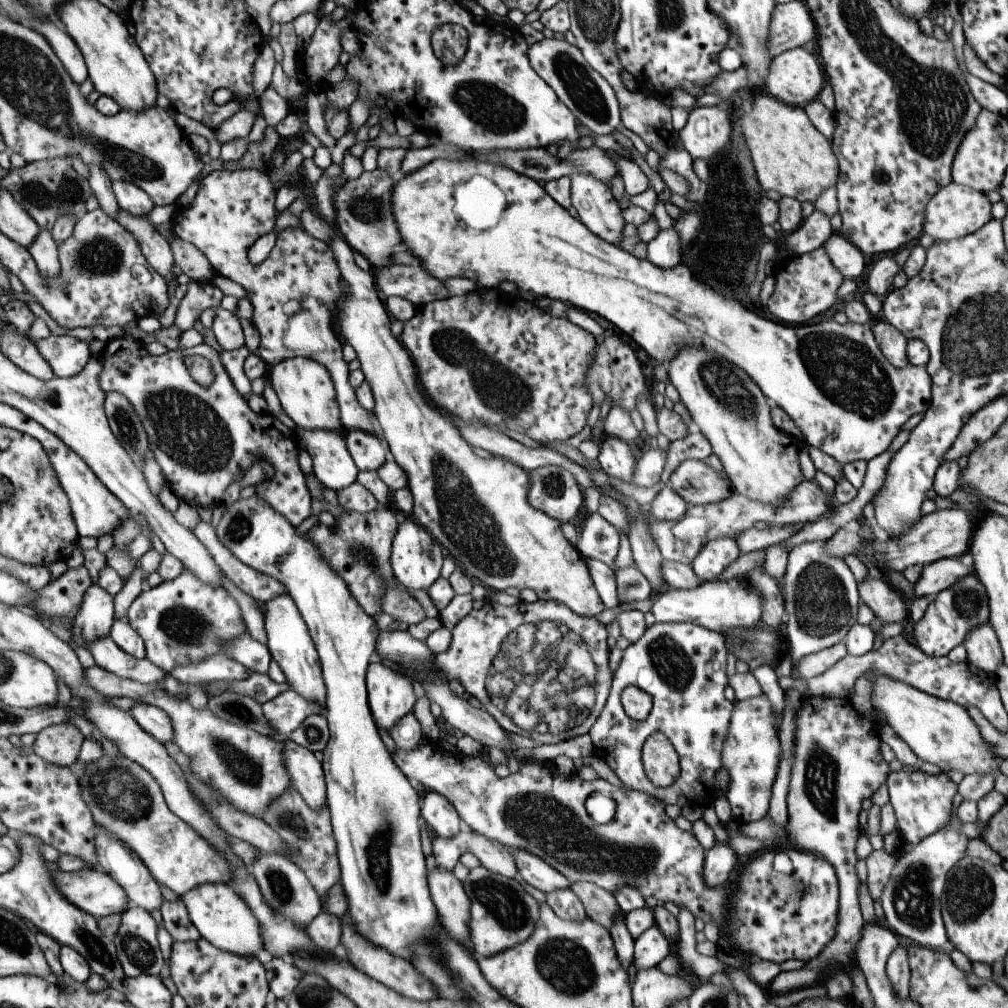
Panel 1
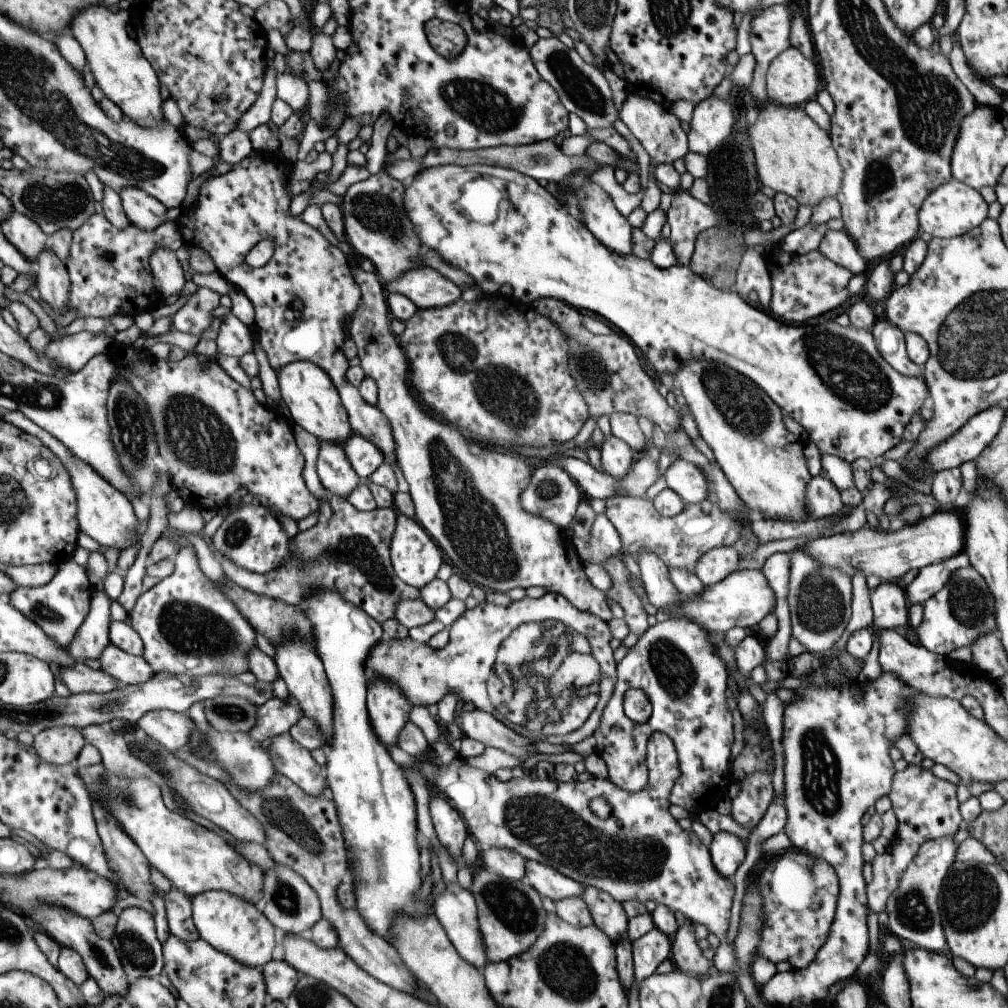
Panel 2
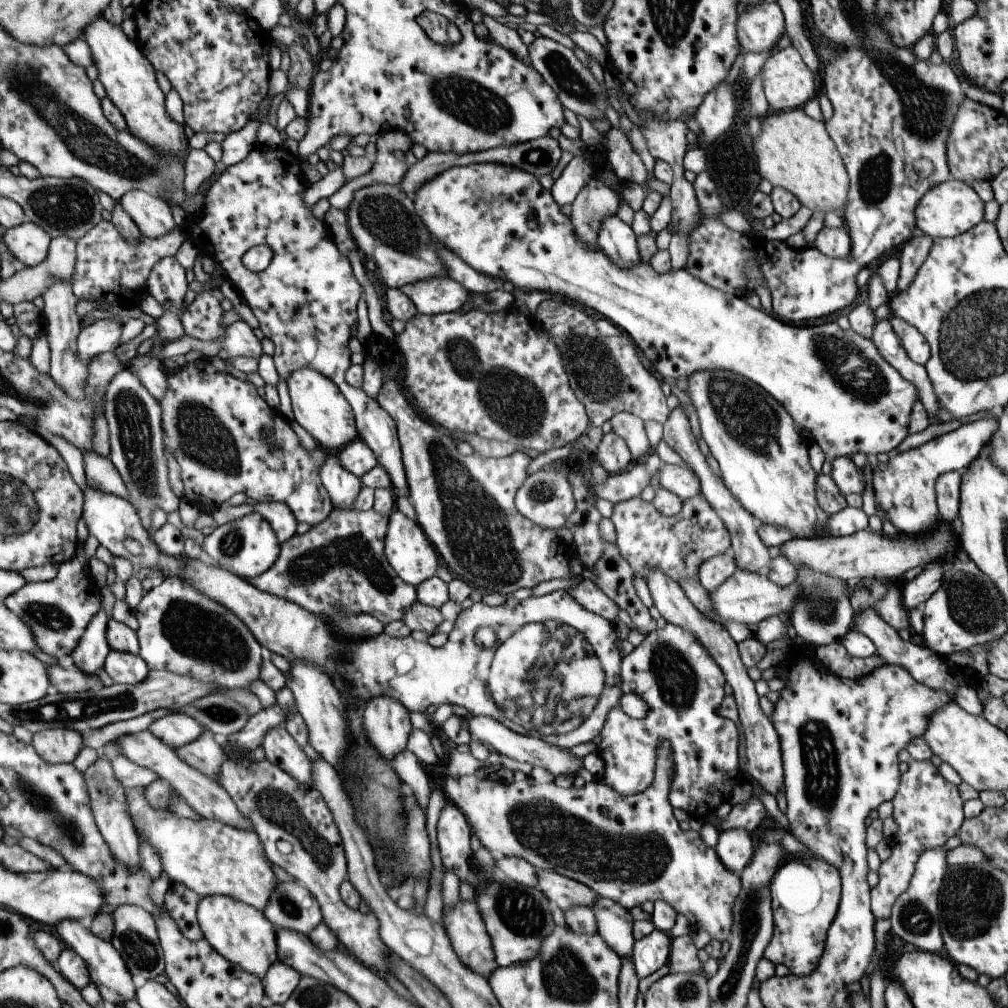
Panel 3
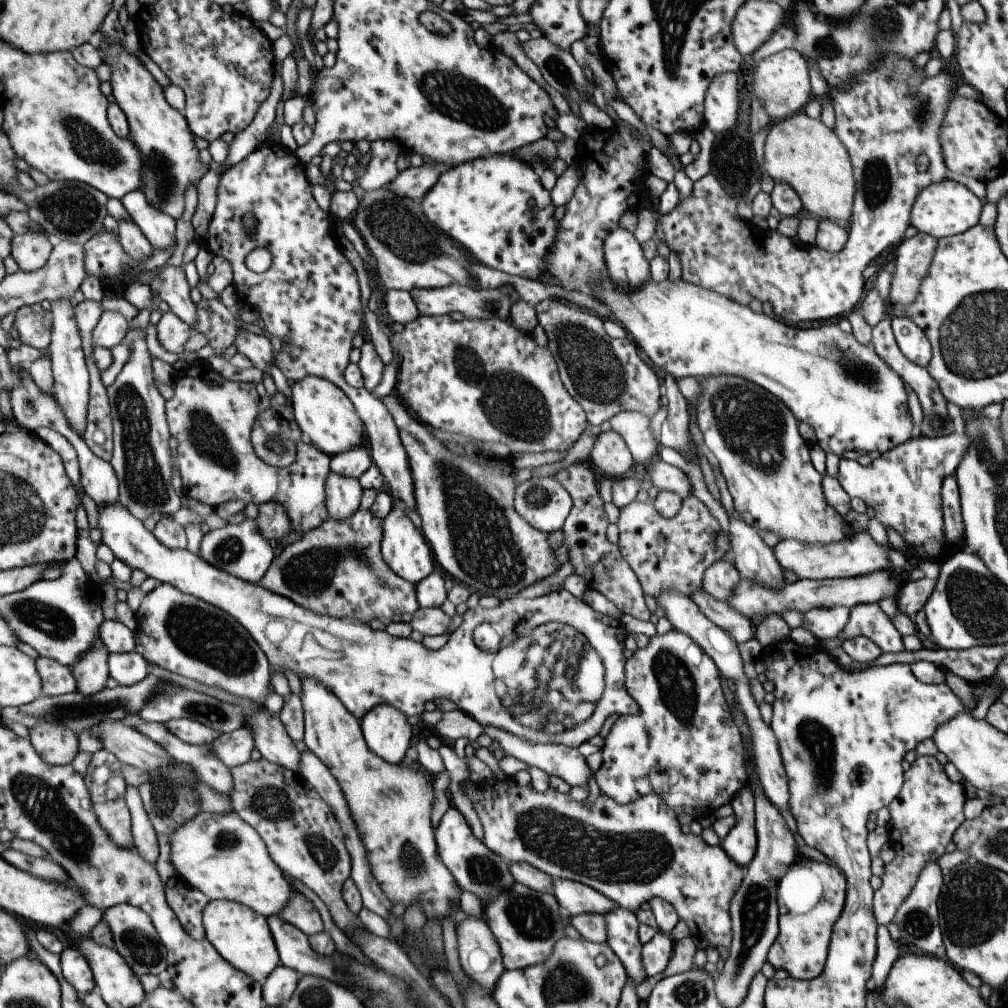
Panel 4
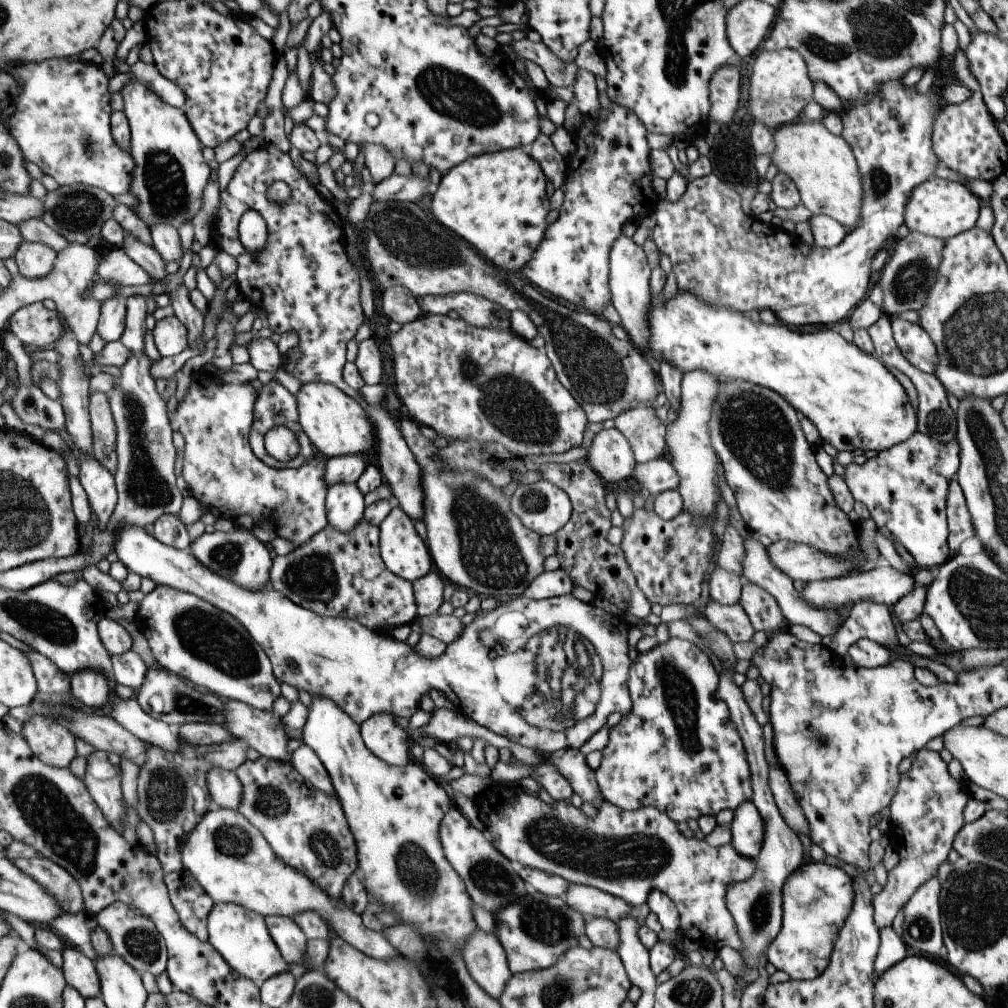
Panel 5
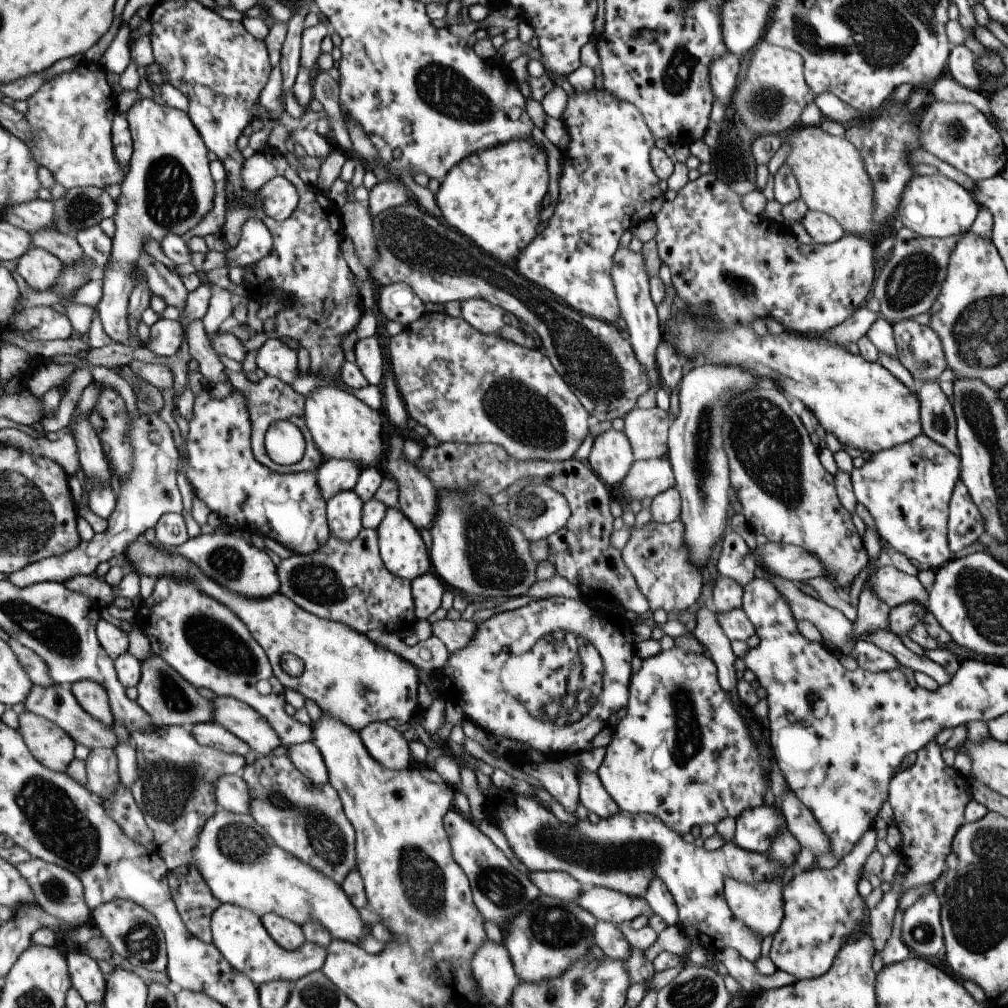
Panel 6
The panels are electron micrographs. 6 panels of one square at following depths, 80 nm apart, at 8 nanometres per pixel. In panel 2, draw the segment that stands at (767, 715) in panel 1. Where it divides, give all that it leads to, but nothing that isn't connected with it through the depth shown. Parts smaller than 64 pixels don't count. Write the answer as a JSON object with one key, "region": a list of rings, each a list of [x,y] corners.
{"region":[[[767,773],[748,774],[740,782],[740,793],[732,798],[729,816],[742,827],[757,826],[773,798],[771,775]]]}

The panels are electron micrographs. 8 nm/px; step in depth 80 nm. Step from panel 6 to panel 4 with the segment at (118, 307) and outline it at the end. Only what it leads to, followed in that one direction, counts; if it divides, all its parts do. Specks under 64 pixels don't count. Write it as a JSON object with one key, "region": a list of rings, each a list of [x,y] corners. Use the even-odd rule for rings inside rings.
{"region":[[[94,35],[92,43],[96,46],[97,50],[102,54],[102,63],[111,65],[111,77],[108,80],[110,82],[111,93],[115,99],[115,104],[123,111],[123,114],[126,116],[128,122],[128,138],[131,142],[137,147],[139,151],[140,158],[140,191],[145,195],[145,200],[155,207],[155,210],[161,211],[162,213],[166,213],[172,215],[173,218],[179,218],[181,216],[181,212],[183,212],[183,192],[187,190],[187,186],[191,186],[191,184],[196,185],[198,180],[204,176],[204,174],[208,171],[209,166],[204,165],[199,161],[197,157],[197,148],[195,147],[195,142],[193,141],[192,132],[189,130],[187,126],[187,121],[185,117],[181,115],[177,110],[171,108],[169,104],[163,99],[162,88],[155,82],[153,77],[149,71],[142,65],[140,60],[135,56],[130,56],[123,49],[121,43],[117,45],[113,45],[108,47],[105,43],[102,42],[102,37]],[[101,311],[99,320],[92,330],[92,348],[95,345],[110,349],[122,342],[123,335],[126,333],[128,321],[113,311]]]}

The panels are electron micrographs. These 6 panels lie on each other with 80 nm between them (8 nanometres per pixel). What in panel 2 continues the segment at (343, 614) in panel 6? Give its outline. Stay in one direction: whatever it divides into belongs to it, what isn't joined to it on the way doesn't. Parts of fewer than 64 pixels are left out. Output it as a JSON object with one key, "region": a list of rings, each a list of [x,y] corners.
{"region":[[[327,495],[332,510],[327,520],[317,520],[309,529],[298,531],[290,538],[290,561],[265,573],[252,573],[221,556],[210,546],[210,537],[201,530],[200,535],[220,563],[225,578],[242,589],[258,595],[274,598],[301,608],[306,595],[314,587],[333,587],[346,601],[360,608],[379,624],[394,618],[398,601],[419,598],[418,589],[406,585],[394,575],[388,546],[394,529],[397,512],[394,508],[358,511],[345,499]]]}

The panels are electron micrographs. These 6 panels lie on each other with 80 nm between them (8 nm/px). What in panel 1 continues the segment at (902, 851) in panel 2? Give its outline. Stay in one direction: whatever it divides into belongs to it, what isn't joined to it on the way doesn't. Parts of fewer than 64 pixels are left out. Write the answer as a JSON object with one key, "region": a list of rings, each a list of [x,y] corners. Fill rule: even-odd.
{"region":[[[900,769],[886,776],[885,785],[903,848],[912,849],[922,838],[942,829],[950,821],[952,798],[958,790],[945,772],[930,775],[922,771]],[[872,851],[866,860],[867,878],[865,886],[873,903],[877,904],[883,887],[889,878],[893,865],[899,855],[890,855],[887,852]]]}

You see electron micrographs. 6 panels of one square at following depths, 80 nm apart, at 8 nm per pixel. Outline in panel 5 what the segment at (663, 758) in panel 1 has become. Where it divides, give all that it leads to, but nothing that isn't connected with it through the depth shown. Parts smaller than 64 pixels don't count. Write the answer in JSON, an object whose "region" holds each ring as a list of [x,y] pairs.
{"region":[[[507,784],[504,788],[493,787],[487,795],[481,795],[475,798],[475,806],[478,811],[478,818],[482,822],[483,826],[489,832],[493,846],[510,861],[517,862],[517,866],[529,867],[537,869],[549,874],[556,874],[558,877],[564,878],[567,882],[573,883],[574,885],[587,885],[590,887],[598,888],[603,892],[609,893],[610,895],[622,898],[625,902],[628,902],[631,906],[640,906],[643,902],[646,902],[646,896],[648,891],[657,889],[662,893],[665,893],[671,902],[675,905],[678,910],[679,926],[677,930],[681,934],[681,938],[689,939],[690,941],[696,942],[702,946],[712,947],[717,952],[723,945],[730,946],[733,950],[741,951],[742,942],[740,941],[734,920],[730,916],[730,912],[727,910],[725,904],[725,889],[729,883],[737,881],[747,880],[753,873],[755,863],[750,858],[741,856],[731,845],[721,845],[718,847],[709,846],[704,840],[698,841],[695,838],[687,839],[681,834],[681,827],[677,826],[670,818],[667,818],[665,814],[659,812],[653,807],[641,807],[636,811],[626,811],[616,807],[609,801],[600,805],[597,809],[595,818],[587,818],[581,809],[577,809],[571,805],[569,800],[567,801],[555,801],[555,806],[549,806],[545,802],[541,801],[538,796],[531,794],[521,788],[518,784]]]}

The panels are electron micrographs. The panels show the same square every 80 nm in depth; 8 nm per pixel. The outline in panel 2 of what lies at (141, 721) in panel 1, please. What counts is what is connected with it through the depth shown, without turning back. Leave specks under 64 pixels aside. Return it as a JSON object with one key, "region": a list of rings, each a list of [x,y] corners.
{"region":[[[170,710],[146,712],[135,722],[139,732],[167,752],[185,749],[190,731],[194,730],[193,721],[185,713],[174,713]]]}

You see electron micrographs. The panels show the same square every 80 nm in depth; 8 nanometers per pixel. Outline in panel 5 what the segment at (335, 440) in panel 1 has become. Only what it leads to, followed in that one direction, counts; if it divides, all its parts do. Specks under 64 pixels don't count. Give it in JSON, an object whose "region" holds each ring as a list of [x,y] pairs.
{"region":[[[337,483],[326,489],[324,509],[326,521],[342,533],[349,532],[362,520],[364,496],[355,483]]]}

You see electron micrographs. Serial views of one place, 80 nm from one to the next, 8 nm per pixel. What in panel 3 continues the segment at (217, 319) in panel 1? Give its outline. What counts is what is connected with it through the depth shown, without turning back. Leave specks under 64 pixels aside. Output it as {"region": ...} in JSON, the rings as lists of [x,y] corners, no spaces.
{"region":[[[243,321],[233,322],[225,328],[220,346],[229,357],[249,357],[257,361],[263,354],[260,340]]]}

